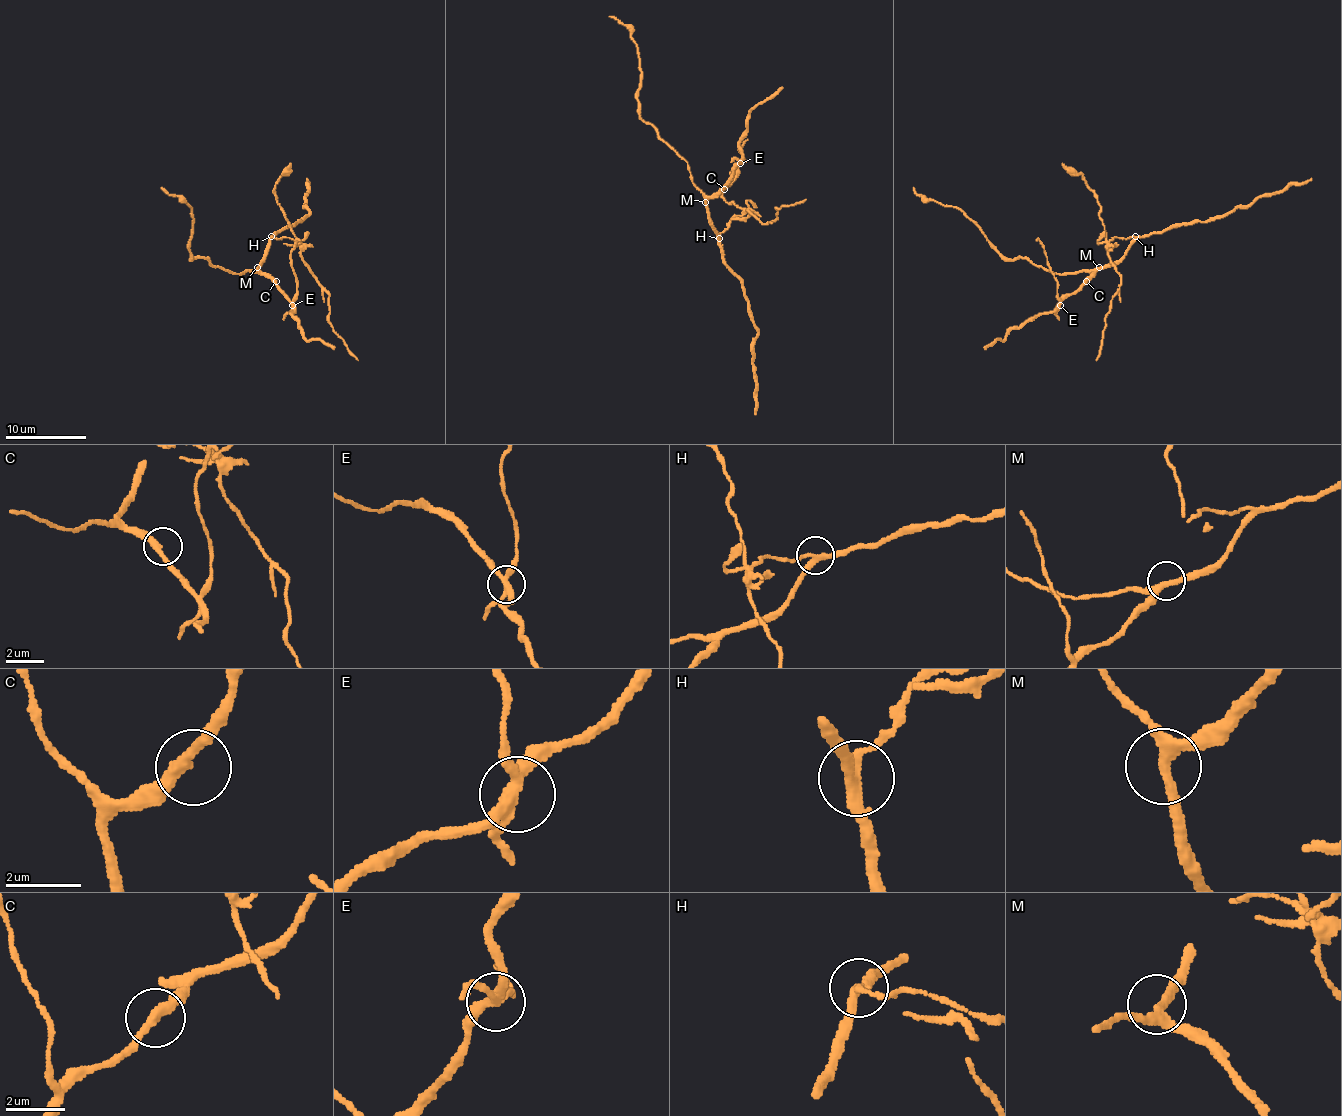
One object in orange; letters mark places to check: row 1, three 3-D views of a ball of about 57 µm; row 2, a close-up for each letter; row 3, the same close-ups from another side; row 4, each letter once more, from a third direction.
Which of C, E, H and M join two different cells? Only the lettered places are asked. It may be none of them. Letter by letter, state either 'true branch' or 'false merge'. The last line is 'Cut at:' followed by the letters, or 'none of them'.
C: true branch
E: false merge
H: false merge
M: true branch
Cut at: E, H

